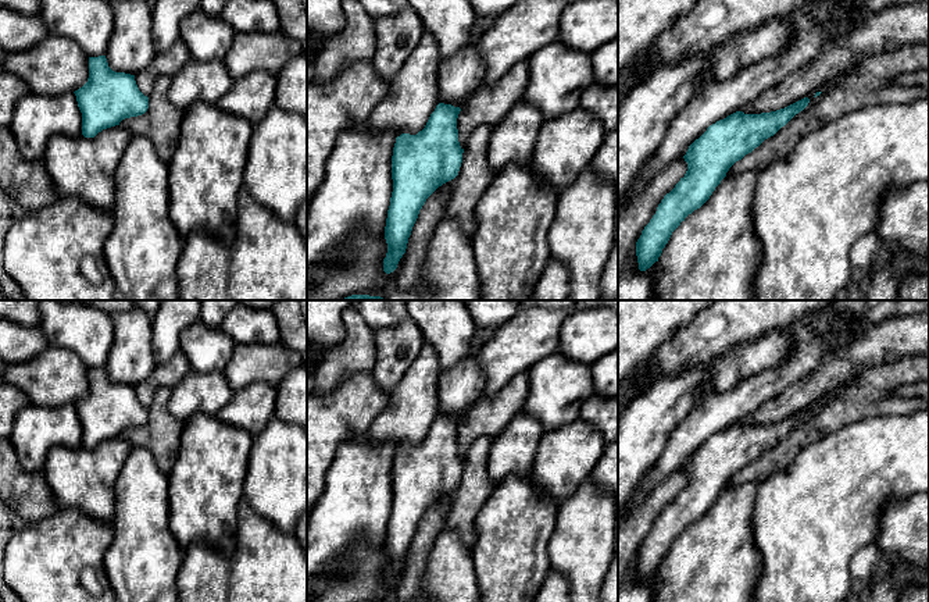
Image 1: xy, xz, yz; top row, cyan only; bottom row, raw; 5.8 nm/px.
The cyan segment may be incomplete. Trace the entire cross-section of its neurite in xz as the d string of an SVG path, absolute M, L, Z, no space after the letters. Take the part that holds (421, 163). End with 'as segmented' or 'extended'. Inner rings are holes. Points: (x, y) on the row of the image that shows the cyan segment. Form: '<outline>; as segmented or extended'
M439 103L422 131L396 138L392 156L393 192L385 227L386 274L397 268L405 253L426 199L458 175L464 153L457 129L460 111L460 107Z; as segmented

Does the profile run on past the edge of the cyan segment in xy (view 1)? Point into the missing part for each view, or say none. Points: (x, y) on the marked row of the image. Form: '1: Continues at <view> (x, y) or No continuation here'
1: No continuation here

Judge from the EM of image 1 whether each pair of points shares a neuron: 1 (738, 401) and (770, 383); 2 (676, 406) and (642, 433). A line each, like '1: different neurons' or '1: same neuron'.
1: same neuron
2: same neuron

